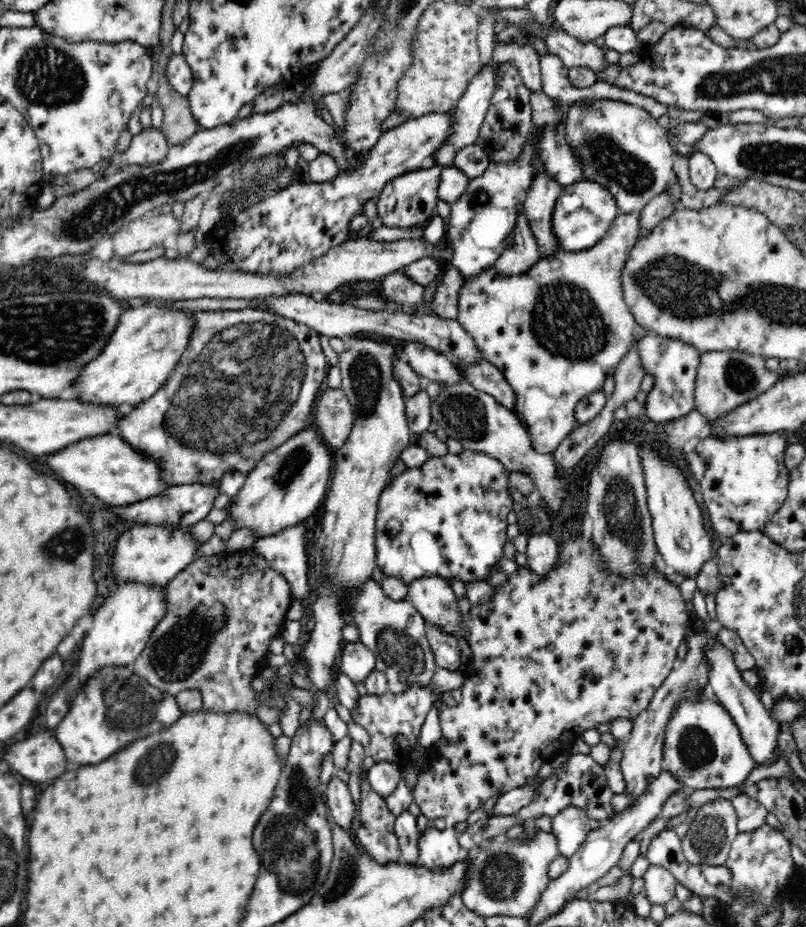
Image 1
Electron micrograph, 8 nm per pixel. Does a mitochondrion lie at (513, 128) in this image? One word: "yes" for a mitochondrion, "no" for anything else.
no

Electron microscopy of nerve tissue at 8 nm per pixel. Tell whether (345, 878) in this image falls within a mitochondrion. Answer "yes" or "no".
yes

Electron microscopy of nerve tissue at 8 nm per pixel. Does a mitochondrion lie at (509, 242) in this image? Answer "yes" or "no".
no

